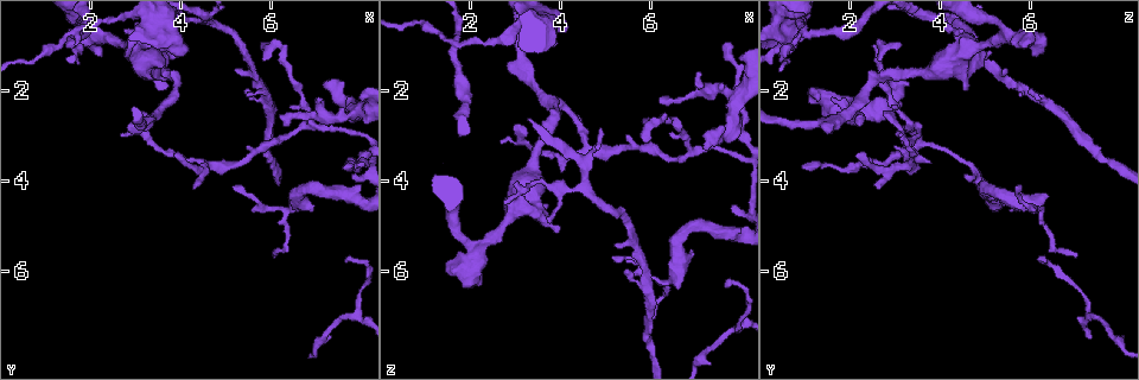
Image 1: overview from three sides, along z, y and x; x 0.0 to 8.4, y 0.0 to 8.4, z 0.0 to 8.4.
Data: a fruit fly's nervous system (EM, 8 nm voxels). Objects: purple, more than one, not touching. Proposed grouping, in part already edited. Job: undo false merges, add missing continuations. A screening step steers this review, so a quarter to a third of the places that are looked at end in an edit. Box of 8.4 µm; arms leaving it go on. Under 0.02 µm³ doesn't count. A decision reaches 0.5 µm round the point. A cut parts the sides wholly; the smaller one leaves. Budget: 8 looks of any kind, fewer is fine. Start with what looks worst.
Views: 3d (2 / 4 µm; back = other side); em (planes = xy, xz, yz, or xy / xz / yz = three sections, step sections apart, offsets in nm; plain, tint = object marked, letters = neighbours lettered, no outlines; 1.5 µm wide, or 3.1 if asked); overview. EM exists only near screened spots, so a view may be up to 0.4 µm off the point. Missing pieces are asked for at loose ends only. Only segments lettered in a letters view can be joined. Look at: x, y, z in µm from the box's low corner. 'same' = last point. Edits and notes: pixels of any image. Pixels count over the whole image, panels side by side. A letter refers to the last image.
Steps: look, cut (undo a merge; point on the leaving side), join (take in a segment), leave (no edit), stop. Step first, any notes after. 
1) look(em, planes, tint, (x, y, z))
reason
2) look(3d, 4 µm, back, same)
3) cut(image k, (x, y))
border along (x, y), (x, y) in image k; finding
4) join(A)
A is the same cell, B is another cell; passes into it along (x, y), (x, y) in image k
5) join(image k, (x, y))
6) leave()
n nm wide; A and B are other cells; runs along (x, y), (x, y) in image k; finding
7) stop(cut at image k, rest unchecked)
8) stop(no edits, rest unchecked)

look(em, xy, step 8, letters, (7.05, 2.20, 1.55))
free end

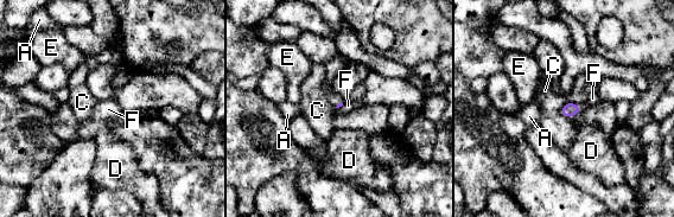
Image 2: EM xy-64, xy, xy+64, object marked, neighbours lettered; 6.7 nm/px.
look(em, planes, letters, same)

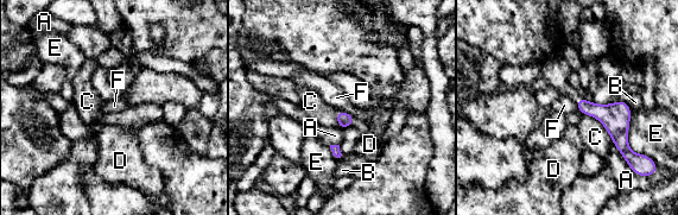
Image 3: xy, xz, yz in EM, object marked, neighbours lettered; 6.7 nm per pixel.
leave()
A, B, C, D, E and F are other cells; border along (341, 109), (354, 118) in image 3; no lettered segment goes on from it

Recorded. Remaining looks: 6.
look(3d, 2 µm, (4.00, 1.20, 5.05))
free end

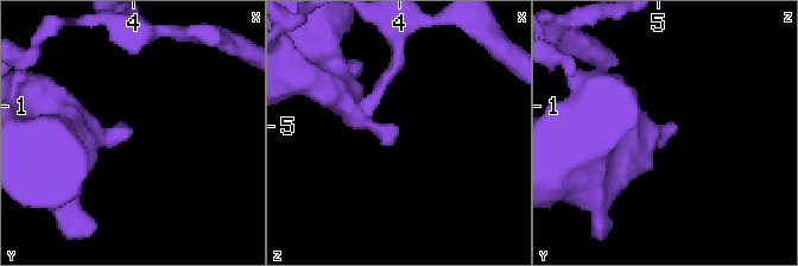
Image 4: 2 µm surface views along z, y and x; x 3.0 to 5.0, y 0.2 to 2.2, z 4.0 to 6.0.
look(em, planes, letters, (4.00, 1.18, 5.08))
need the tissue

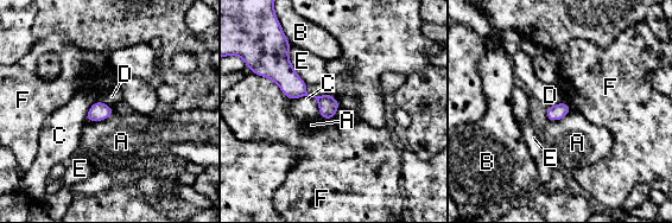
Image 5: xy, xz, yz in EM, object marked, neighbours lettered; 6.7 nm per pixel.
leave()
E touches over 300 nm; A, B, C, D, E and F are other cells; runs along (280, 72), (333, 113) in image 5; no lettered segment goes on from it

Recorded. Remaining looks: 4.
look(3d, 2 µm, (4.10, 1.05, 0.60))
an open end

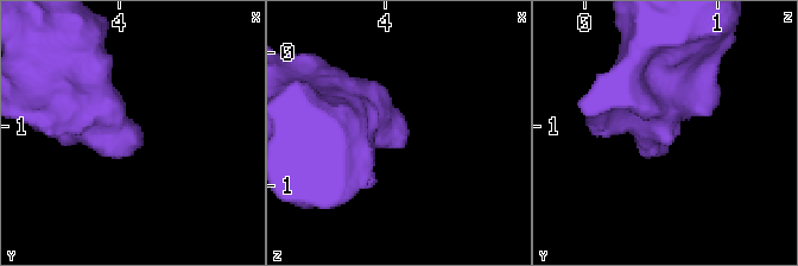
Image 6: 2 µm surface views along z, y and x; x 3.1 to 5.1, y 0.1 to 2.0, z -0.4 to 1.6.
look(em, planes, letters, (4.14, 1.08, 0.66))
need the tissue

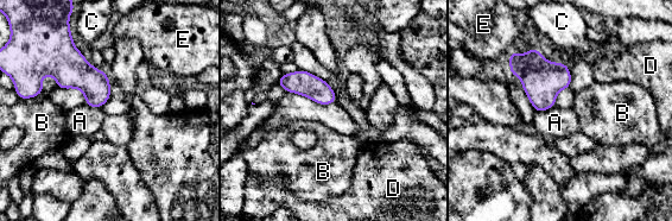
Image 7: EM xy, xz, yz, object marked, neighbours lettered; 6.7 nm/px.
leave()
A touches over 140 nm; A, B, C, D and E are other cells; border along (555, 105), (537, 112) in image 7; no lettered segment goes on from it

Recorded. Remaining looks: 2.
stop(no edits, rest unchecked)

